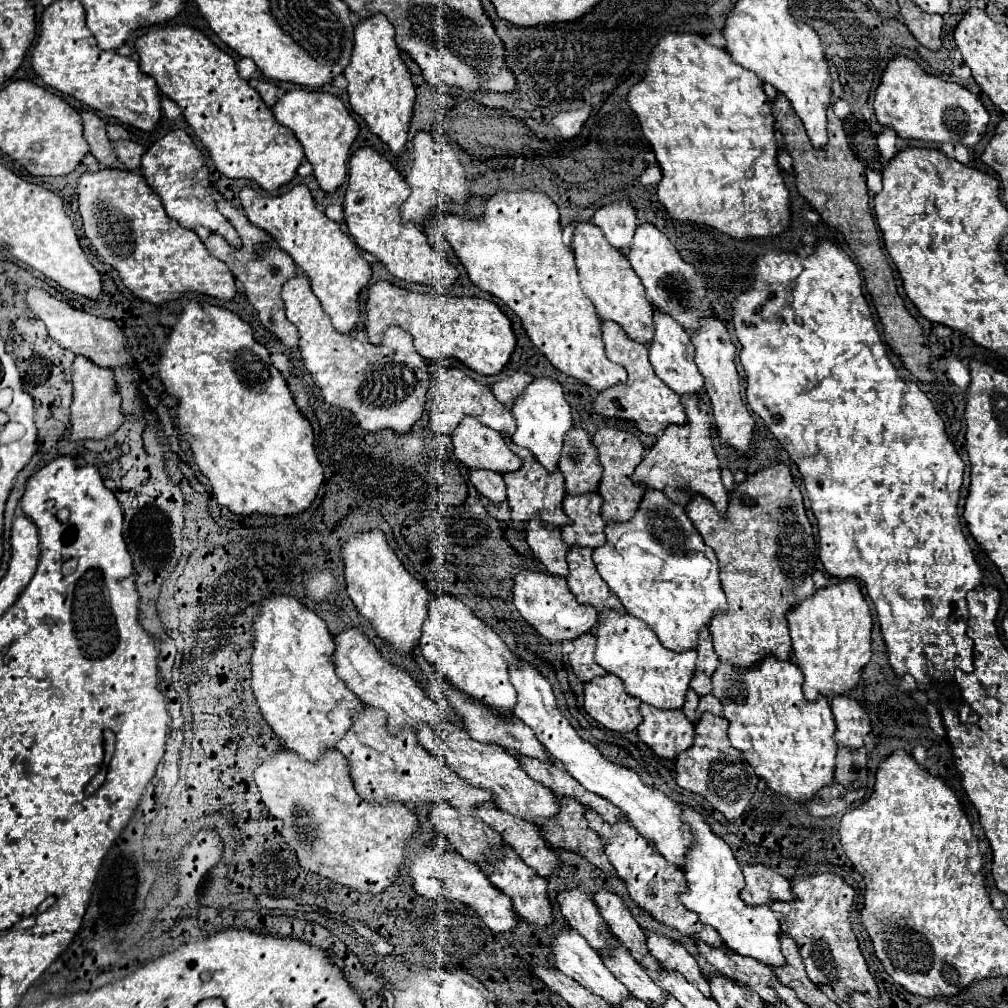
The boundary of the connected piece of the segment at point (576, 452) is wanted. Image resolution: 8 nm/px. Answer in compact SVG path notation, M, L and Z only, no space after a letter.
M571 428L567 432L559 470L565 476L567 494L577 496L597 492L601 480L601 464L597 460L597 450L591 444L591 438L583 430Z

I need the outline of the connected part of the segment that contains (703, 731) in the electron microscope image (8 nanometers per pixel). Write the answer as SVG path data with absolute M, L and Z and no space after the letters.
M709 712L695 724L695 744L677 756L675 780L681 788L701 794L727 820L735 820L745 812L759 782L755 770L745 764L745 756L729 744L727 720Z

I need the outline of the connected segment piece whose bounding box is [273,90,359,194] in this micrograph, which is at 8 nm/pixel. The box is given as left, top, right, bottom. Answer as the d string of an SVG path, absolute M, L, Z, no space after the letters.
M291 90L273 106L273 116L279 124L293 130L301 146L305 148L305 156L313 166L313 174L323 192L333 194L347 176L347 160L349 150L359 134L357 122L351 118L343 102L327 92L307 92L307 90Z

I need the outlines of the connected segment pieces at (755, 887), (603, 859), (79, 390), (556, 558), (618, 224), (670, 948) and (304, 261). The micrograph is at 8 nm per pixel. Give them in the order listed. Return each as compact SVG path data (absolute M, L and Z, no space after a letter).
M747 864L743 866L743 876L745 876L745 888L741 890L741 900L749 906L795 900L789 882L767 866Z
M559 798L559 804L561 804L561 812L553 820L539 826L545 840L553 848L579 854L589 864L603 870L609 878L617 876L617 872L609 864L601 836L597 836L597 832L593 832L587 824L585 818L587 808L583 804L577 804L577 800L569 800L569 798Z
M85 356L73 362L73 404L71 404L71 440L103 440L117 432L123 424L121 396L117 392L115 374L111 368L99 368Z
M537 520L529 522L527 528L527 544L531 546L533 556L545 564L545 570L553 576L569 576L565 554L569 546L561 540L561 532L557 528L543 528Z
M619 200L615 204L599 208L593 216L593 224L601 228L603 236L615 250L627 252L639 222L633 206L627 200Z
M647 932L647 948L649 948L651 956L663 968L681 972L681 976L685 976L685 980L689 980L693 986L697 986L701 990L701 994L705 994L705 998L711 998L709 982L699 972L695 958L679 942L673 942L673 940L669 940L661 934L655 934L655 932Z
M299 184L287 194L275 198L263 198L257 190L243 188L239 198L249 222L271 234L279 248L285 250L309 278L313 294L319 298L323 310L331 316L335 330L341 334L357 330L363 324L361 292L369 286L371 266L361 258L357 244L341 232L339 224L329 220L325 212L315 206L307 186Z

